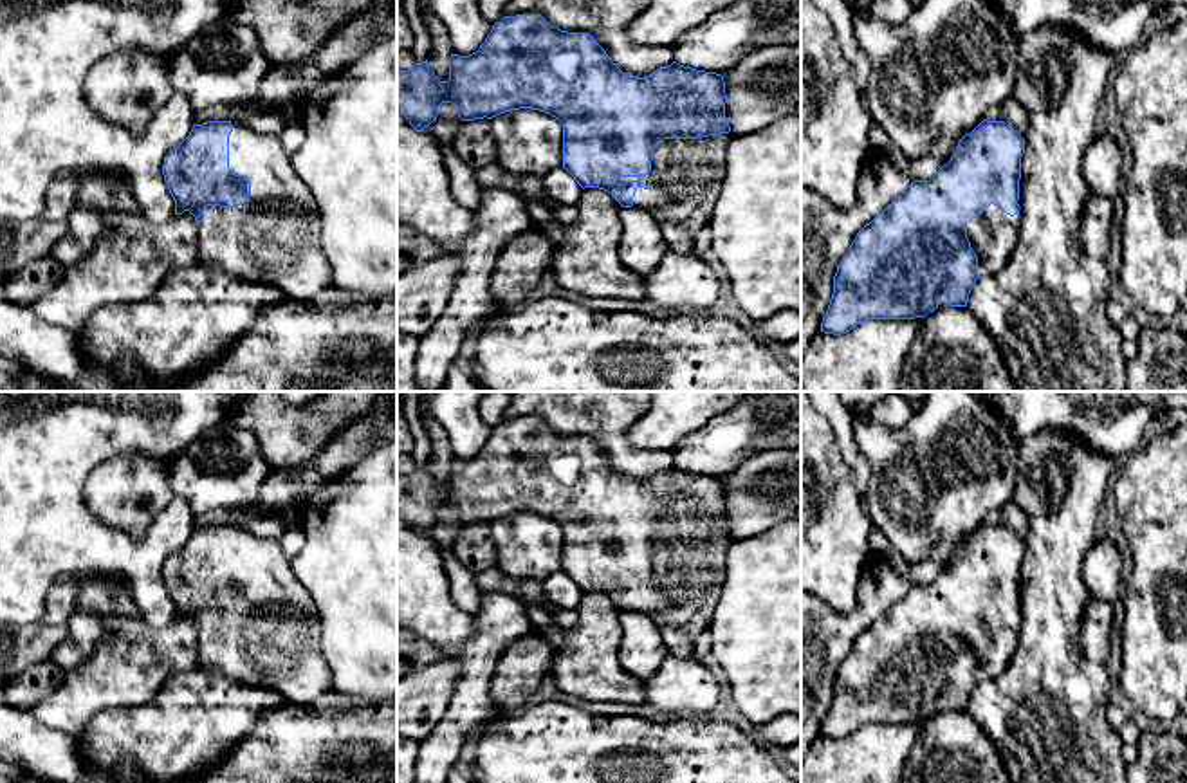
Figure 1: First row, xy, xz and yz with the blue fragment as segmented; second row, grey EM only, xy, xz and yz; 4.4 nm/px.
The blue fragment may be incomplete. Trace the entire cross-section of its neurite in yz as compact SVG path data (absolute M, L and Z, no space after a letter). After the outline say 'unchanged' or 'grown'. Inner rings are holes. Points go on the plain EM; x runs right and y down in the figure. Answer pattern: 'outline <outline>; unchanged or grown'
outline M983 523L965 538L954 559L929 585L911 586L882 617L866 628L842 660L833 680L833 698L821 736L841 740L868 723L915 723L938 713L943 698L949 711L967 711L978 682L996 678L1017 651L1019 588L1025 543L1005 525Z; grown

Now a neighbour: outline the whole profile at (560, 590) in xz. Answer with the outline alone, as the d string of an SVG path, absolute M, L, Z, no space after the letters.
M563 570L543 581L543 592L548 603L565 610L575 610L583 594Z

